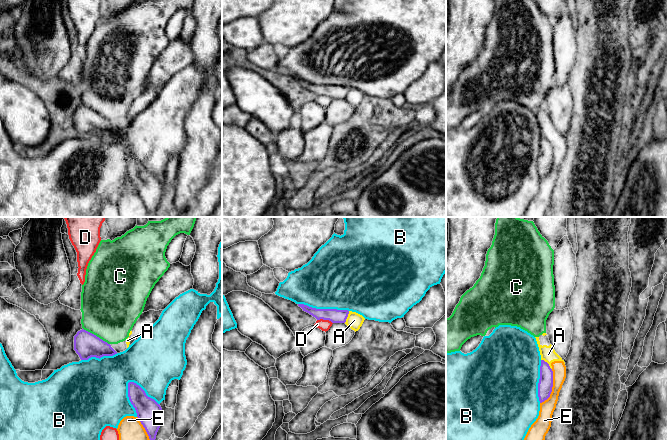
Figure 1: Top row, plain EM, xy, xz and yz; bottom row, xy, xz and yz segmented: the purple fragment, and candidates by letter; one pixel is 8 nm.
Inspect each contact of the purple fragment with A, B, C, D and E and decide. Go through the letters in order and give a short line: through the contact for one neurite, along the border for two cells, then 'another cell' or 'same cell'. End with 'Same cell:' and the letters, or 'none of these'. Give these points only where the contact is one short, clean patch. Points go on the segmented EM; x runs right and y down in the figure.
A: line yz (541, 359), (551, 369); another cell
B: another cell
C: another cell
D: another cell
E: another cell
Same cell: none of these

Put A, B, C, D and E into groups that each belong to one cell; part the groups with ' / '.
A E / B / C / D

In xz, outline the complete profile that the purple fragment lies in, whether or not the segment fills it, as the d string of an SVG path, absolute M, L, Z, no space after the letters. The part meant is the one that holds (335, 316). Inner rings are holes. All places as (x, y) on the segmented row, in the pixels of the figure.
M298 304L298 306L301 307L303 311L315 317L317 320L329 320L332 323L345 323L349 314L348 310L316 309L304 304Z

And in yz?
M541 360L540 379L538 383L538 397L540 403L544 402L550 397L553 387L553 371L549 364Z

